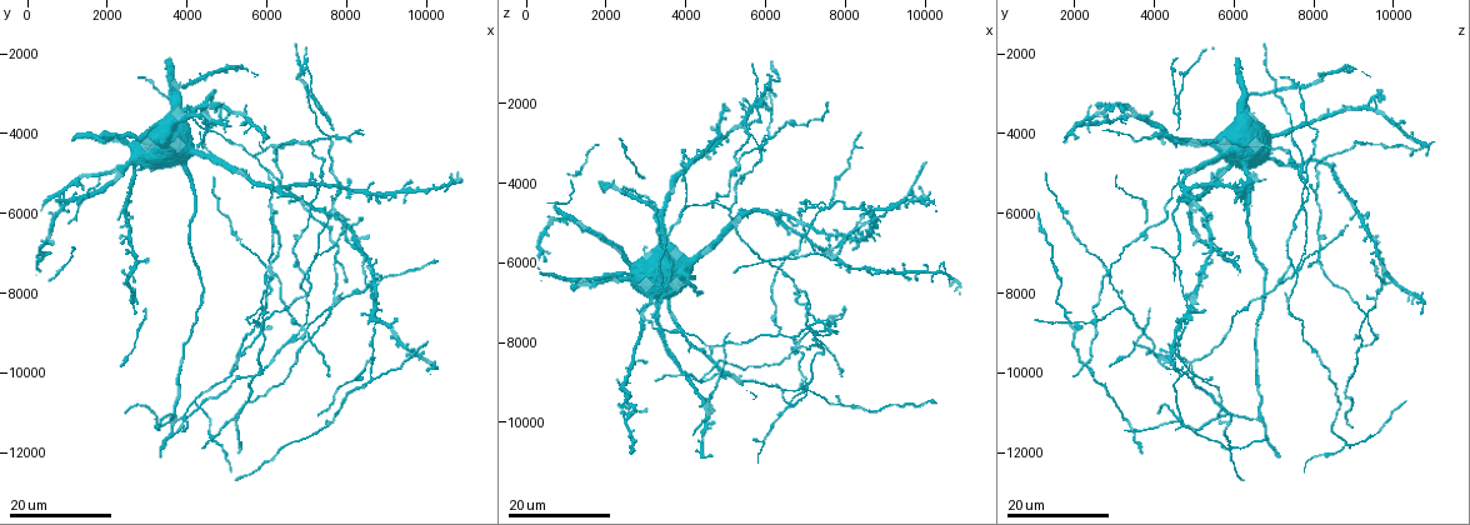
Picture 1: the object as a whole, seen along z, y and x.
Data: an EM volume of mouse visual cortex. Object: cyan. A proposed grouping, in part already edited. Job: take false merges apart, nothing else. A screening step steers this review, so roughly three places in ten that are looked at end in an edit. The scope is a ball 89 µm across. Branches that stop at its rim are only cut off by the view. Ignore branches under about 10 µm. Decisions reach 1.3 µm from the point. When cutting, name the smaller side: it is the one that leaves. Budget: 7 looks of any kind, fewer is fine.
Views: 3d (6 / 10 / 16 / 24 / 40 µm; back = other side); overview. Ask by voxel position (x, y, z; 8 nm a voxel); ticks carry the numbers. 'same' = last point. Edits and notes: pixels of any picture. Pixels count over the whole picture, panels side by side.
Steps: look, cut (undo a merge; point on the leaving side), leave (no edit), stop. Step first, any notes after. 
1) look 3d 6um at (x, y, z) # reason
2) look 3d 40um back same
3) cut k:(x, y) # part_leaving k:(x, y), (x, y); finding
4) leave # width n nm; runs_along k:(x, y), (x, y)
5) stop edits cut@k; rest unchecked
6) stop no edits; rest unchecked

look 3d 16um at (5950, 8300, 3300) # two arms in line, one across

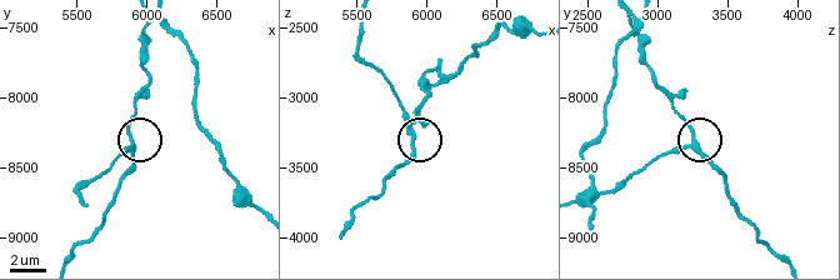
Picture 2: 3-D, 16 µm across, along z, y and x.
look 3d 10um at (5880, 8340, 3260)

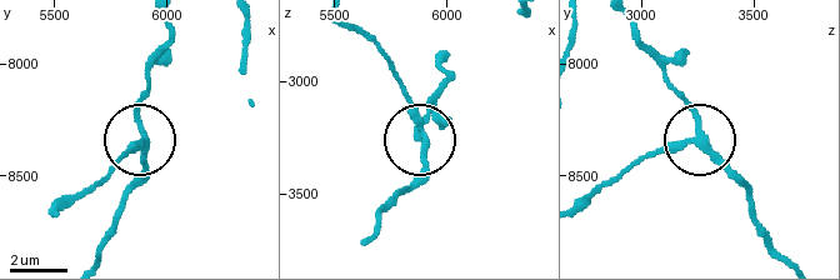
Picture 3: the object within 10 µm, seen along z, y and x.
leave # arms 3; one neuron here

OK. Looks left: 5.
look 3d 16um at (6100, 7450, 2850) # four-way junction

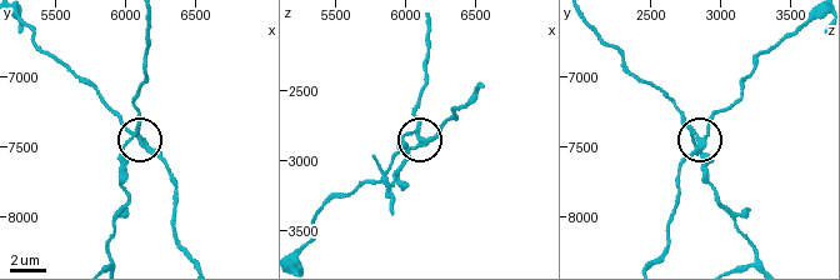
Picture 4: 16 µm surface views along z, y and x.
look 3d 6um at (6080, 7440, 2880) # zoom in

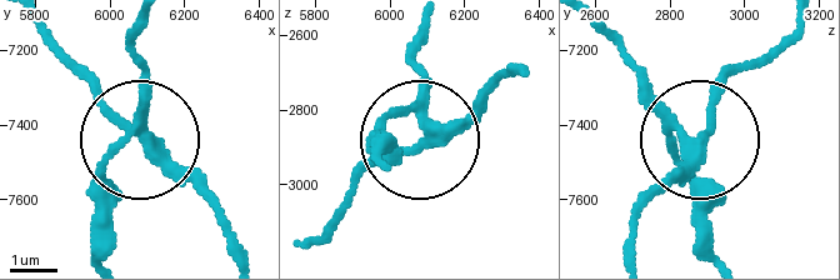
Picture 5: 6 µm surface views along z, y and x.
cut 5:(164, 156) # side_arm 29 um; arms 4; a second neuron is stuck on

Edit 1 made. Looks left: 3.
look overview

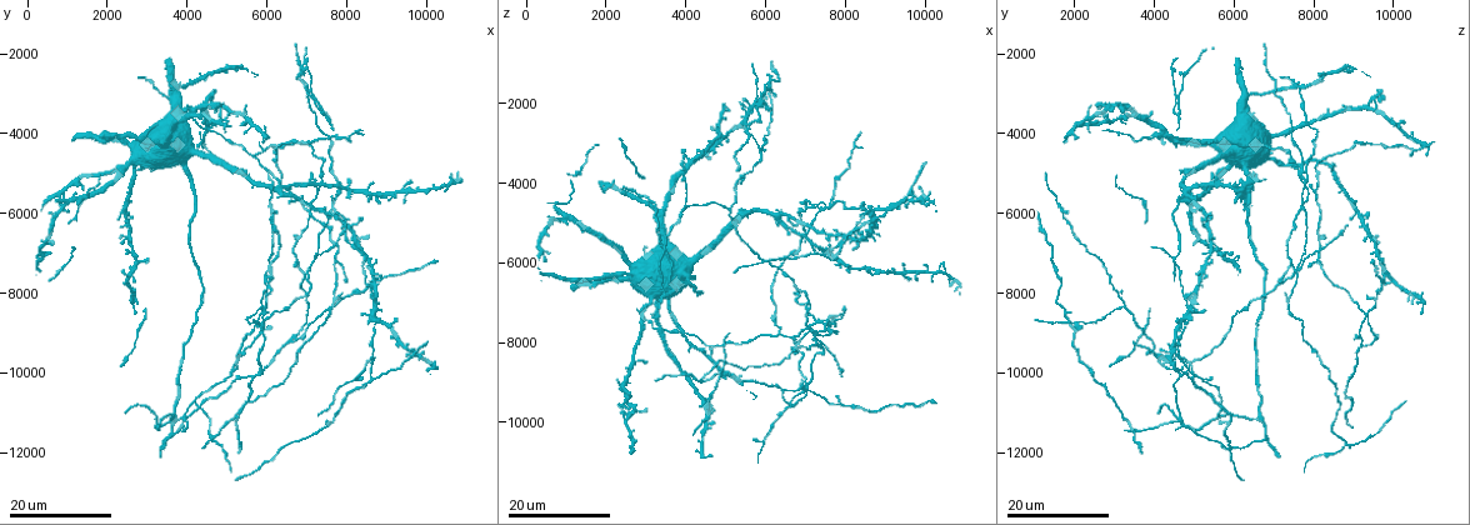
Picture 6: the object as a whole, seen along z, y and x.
look 3d 16um at (6450, 9300, 9250) # side arm on a straight run

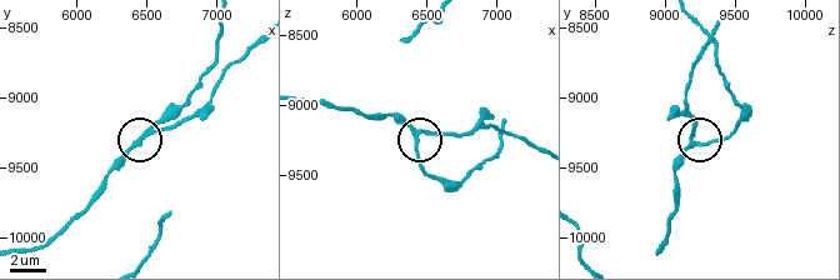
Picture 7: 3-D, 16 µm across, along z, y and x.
look 3d 6um at (6420, 9340, 9180)

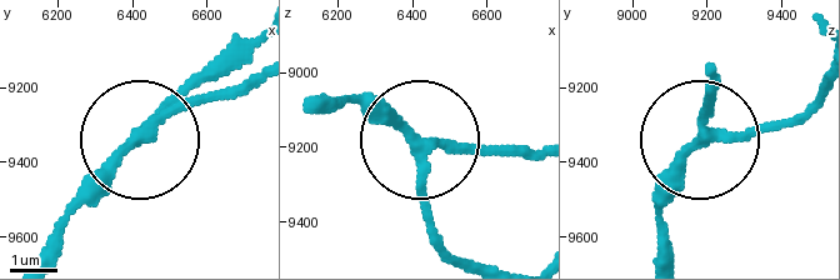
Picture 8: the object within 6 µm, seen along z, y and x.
leave # side_arm 35 um; arms 3; one neuron here

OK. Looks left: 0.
stop edits cut@5; rest unchecked

